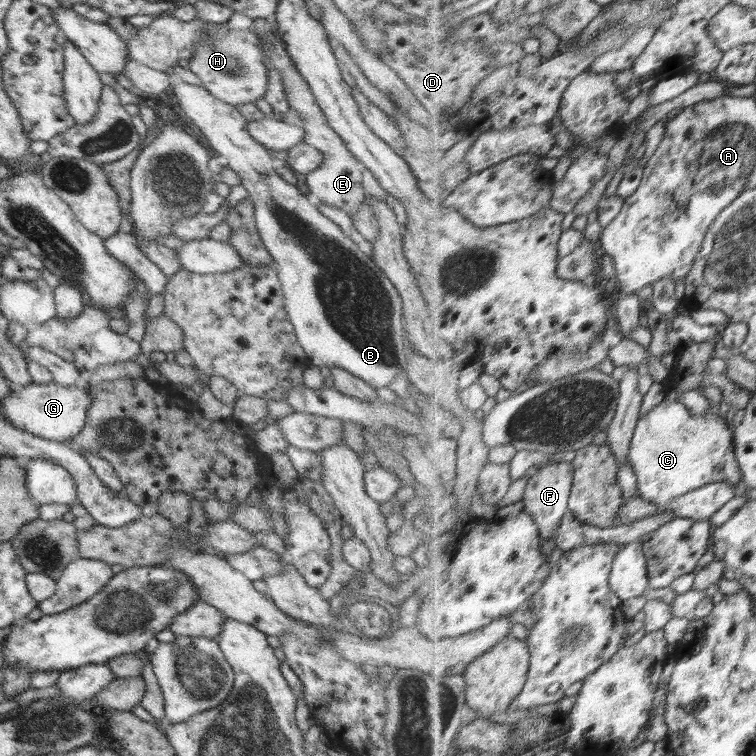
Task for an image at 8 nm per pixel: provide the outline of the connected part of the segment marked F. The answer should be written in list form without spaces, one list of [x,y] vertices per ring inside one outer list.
[[[570,462],[550,463],[540,471],[540,475],[529,480],[523,499],[524,510],[534,515],[543,538],[554,538],[562,528],[562,522],[570,510],[571,493],[575,485],[574,468]]]

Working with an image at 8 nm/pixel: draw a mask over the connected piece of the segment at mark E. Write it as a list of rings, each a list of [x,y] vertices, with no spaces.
[[[258,18],[253,20],[255,32],[261,38],[264,38],[263,48],[268,52],[269,67],[274,68],[281,77],[283,90],[286,92],[288,104],[295,112],[298,112],[299,118],[302,118],[300,124],[302,130],[306,132],[304,142],[312,146],[312,148],[322,152],[322,163],[314,169],[314,171],[306,173],[306,184],[308,190],[312,194],[316,194],[320,202],[336,207],[342,212],[353,216],[357,211],[362,201],[365,201],[365,192],[363,186],[362,168],[365,166],[346,148],[345,142],[330,128],[324,113],[320,110],[316,99],[310,91],[306,80],[300,75],[296,69],[292,57],[288,51],[284,49],[284,41],[280,39],[276,29],[276,23],[273,18],[267,22],[265,19]]]

